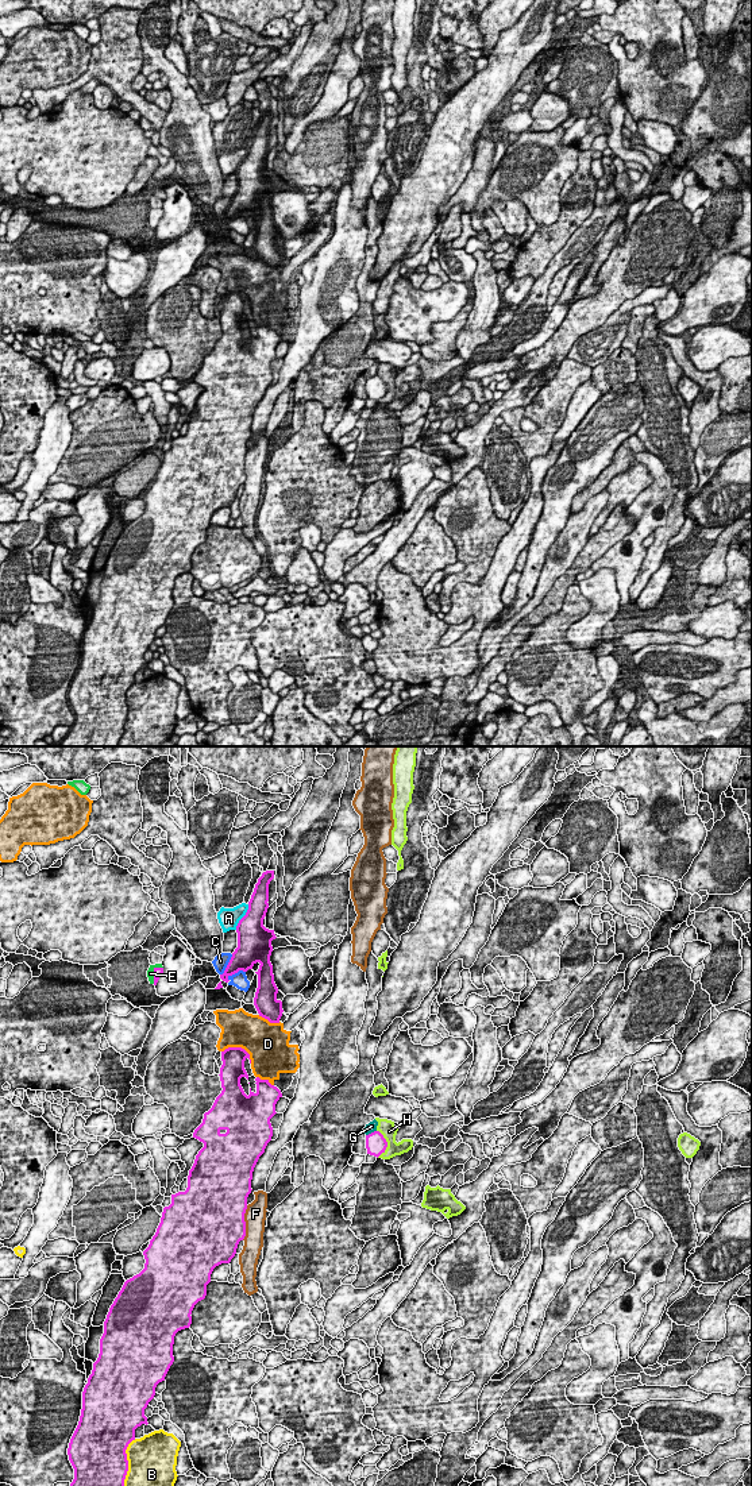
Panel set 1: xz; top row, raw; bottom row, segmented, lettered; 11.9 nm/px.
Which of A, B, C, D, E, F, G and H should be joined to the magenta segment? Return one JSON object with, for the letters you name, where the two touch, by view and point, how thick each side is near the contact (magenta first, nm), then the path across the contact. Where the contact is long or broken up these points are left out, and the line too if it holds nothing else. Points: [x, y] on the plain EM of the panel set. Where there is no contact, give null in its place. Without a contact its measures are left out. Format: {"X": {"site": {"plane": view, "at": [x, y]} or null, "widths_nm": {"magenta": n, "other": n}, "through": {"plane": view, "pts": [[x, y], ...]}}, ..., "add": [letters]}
{"E": {"site": {"plane": "xz", "at": [154, 216]}, "widths_nm": {"magenta": 100, "other": 100}, "through": {"plane": "xz", "pts": [[157, 215], [154, 216], [150, 217]]}}, "add": ["E"]}

